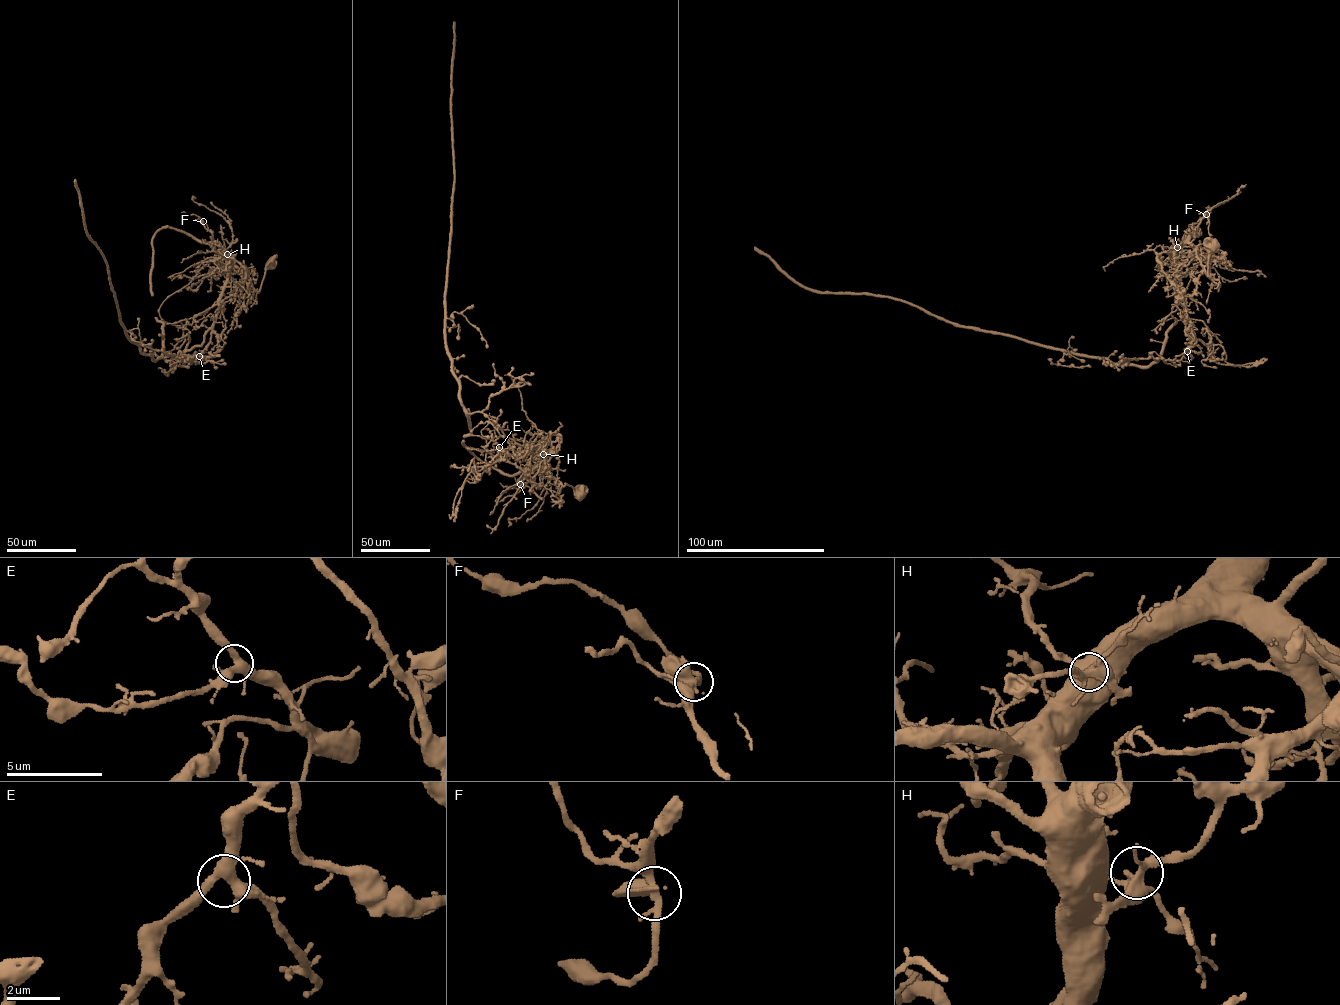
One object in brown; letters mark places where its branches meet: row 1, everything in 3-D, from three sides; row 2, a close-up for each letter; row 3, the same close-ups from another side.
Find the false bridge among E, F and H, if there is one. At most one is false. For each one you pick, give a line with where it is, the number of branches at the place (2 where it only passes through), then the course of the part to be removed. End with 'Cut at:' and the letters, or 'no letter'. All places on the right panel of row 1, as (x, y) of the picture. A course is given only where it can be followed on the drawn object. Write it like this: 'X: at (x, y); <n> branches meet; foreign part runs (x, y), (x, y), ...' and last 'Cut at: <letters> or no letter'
H: at (1177, 247); 5 branches meet
Cut at: H

